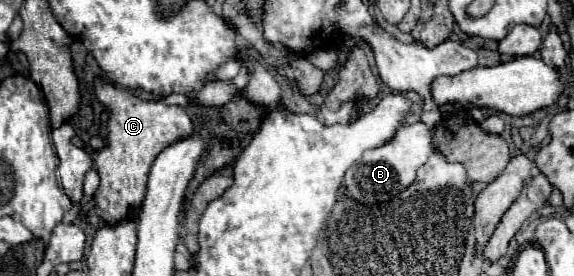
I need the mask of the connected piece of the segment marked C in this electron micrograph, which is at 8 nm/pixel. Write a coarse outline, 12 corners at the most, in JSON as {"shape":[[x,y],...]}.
{"shape":[[104,79],[110,111],[96,151],[98,217],[142,205],[156,155],[194,125],[182,107],[140,99]]}

